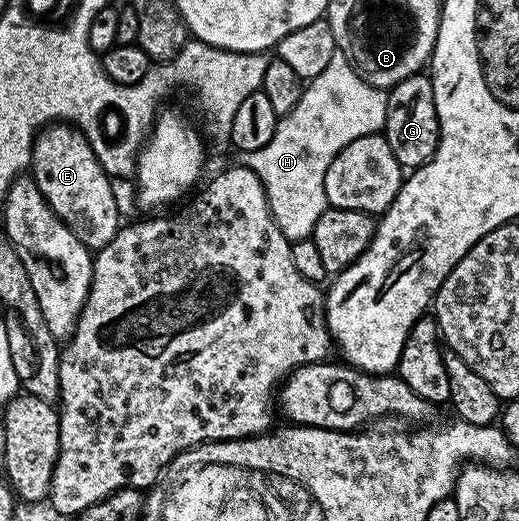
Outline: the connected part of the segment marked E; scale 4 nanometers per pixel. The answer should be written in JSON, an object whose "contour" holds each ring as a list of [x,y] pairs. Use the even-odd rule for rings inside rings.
{"contour":[[[58,121],[42,130],[33,140],[31,178],[51,205],[51,209],[83,241],[90,252],[104,249],[122,226],[123,218],[117,212],[117,195],[111,178],[95,157],[87,137],[76,127]]]}

